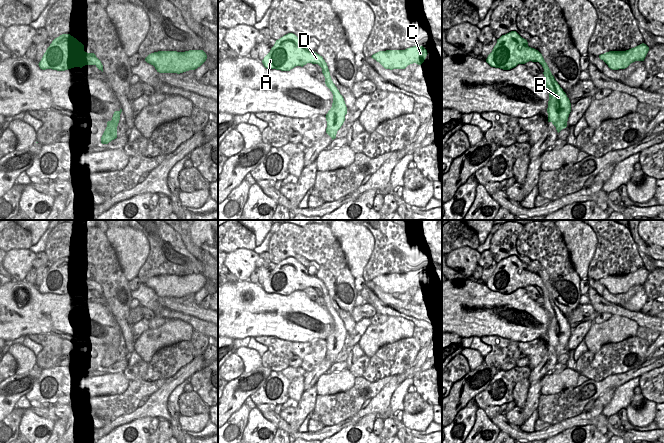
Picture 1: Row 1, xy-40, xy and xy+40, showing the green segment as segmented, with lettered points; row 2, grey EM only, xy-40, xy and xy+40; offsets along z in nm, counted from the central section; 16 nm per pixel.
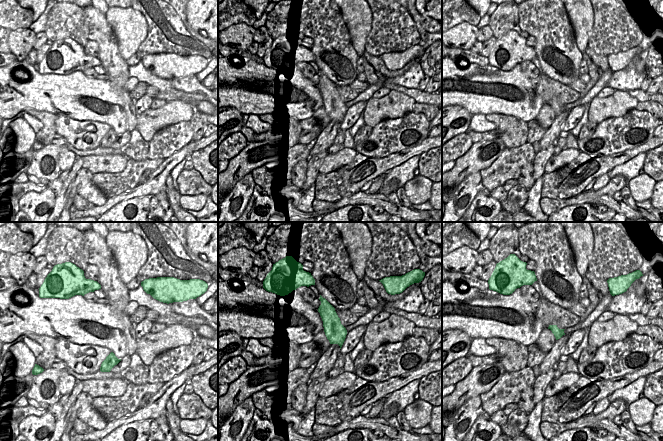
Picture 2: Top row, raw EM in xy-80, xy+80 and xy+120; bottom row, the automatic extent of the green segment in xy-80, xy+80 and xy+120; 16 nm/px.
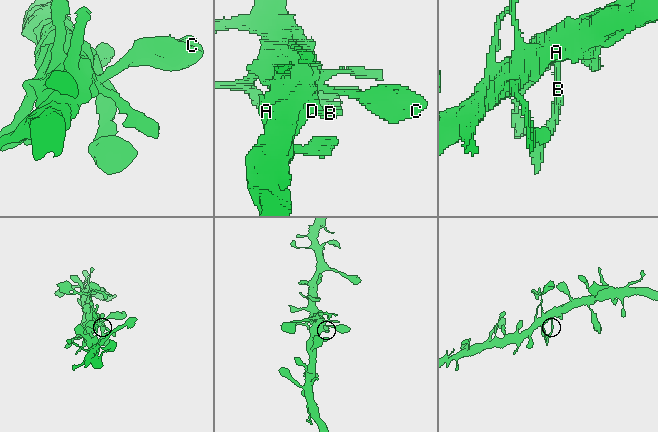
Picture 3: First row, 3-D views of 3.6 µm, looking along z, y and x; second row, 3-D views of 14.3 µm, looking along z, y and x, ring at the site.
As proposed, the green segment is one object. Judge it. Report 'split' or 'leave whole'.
leave whole

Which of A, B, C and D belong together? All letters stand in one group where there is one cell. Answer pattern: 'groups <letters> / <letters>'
groups A B C D

